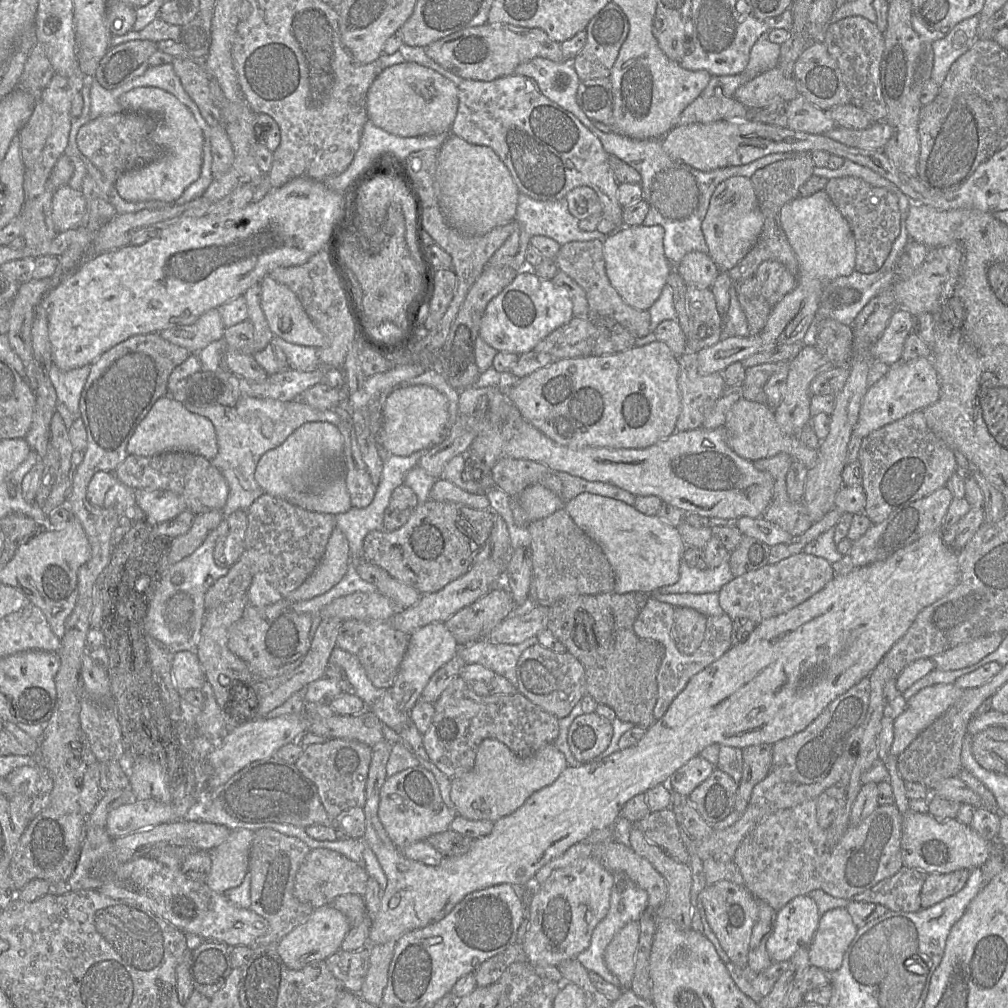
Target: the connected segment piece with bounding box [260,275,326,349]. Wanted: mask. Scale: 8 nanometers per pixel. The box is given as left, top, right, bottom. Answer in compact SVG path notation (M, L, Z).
M269 275L261 282L261 307L274 336L301 346L322 348L325 338L297 296Z

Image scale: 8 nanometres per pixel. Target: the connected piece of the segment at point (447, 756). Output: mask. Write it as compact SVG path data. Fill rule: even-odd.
M457 676L434 703L432 723L423 735L423 743L431 762L450 780L469 772L480 743L487 738L505 744L515 755L529 757L559 734L559 719L532 703L518 691L509 695L480 696Z

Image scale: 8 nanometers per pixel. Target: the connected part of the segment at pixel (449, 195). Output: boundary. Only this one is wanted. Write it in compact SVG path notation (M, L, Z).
M450 135L439 149L434 189L446 221L458 231L470 236L484 235L515 218L519 190L506 166L489 147L469 144L455 135Z

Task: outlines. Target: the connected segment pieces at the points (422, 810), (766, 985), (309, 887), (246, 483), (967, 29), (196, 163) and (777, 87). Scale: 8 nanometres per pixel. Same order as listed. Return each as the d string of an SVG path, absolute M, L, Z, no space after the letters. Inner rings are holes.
M419 765L386 779L380 790L378 816L391 841L398 848L404 848L448 830L457 815L444 803L434 775Z
M731 962L725 967L738 989L756 1003L772 990L776 981L788 969L789 962L772 962L761 972L754 972L748 966L739 967Z
M327 848L311 850L300 866L294 884L293 894L302 903L310 904L314 909L329 905L335 898L342 895L357 894L364 896L370 876L363 864L358 864L346 856Z
M244 397L233 406L183 405L190 412L206 417L214 425L218 453L211 463L221 471L229 486L228 499L223 509L224 517L238 510L247 511L265 493L255 479L257 465L265 453L282 445L307 422L326 421L338 427L342 420L338 409L317 410L301 400L279 401Z
M978 16L962 20L942 39L932 44L934 63L931 80L938 86L944 82L952 64L977 40Z
M157 87L135 88L119 98L122 112L139 113L151 116L158 121L155 126L152 139L163 148L163 154L158 159L133 168L123 173L115 182L118 194L129 202L164 201L173 202L178 199L183 192L195 182L200 175L203 153L203 132L192 112L179 101L174 95Z
M775 67L741 84L733 98L754 112L765 108L774 98L790 102L798 95L794 77Z

